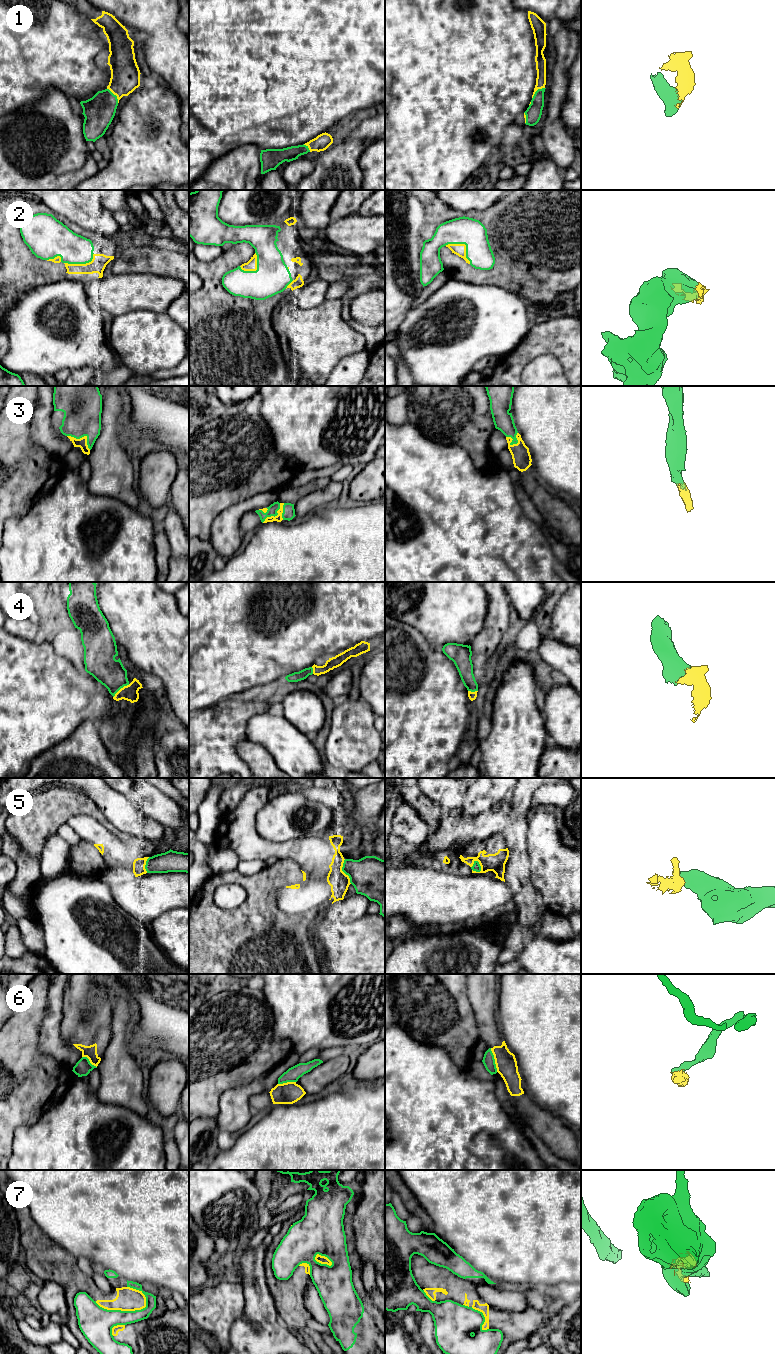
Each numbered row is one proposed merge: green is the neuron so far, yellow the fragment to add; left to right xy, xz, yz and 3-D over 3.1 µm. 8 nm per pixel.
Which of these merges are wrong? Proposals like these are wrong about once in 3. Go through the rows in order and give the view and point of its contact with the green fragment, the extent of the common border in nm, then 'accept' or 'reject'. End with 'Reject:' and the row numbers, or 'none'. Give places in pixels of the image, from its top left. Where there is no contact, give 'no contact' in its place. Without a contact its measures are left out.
1: xy (115, 95) | 150 nm | accept
2: yz (464, 243) | 260 nm | accept
3: xy (83, 436) | 220 nm | accept
4: xy (120, 688) | 170 nm | accept
5: yz (479, 865) | 110 nm | accept
6: yz (494, 1060) | 200 nm | reject
7: xy (120, 1310) | 420 nm | reject
Reject: 6, 7

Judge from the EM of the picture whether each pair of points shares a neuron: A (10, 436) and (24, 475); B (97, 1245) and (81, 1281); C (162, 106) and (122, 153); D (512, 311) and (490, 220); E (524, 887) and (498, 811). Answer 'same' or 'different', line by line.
A: same
B: different
C: same
D: different
E: different

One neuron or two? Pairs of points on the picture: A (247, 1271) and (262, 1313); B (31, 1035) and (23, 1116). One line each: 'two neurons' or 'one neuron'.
A: one neuron
B: one neuron

